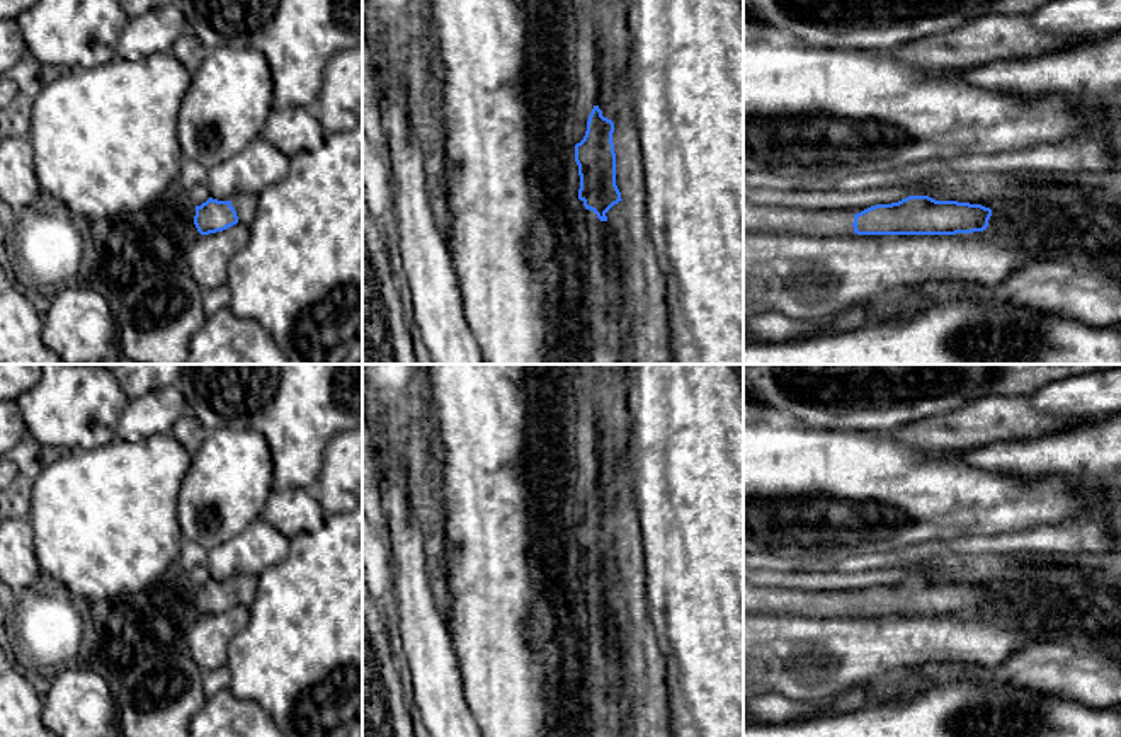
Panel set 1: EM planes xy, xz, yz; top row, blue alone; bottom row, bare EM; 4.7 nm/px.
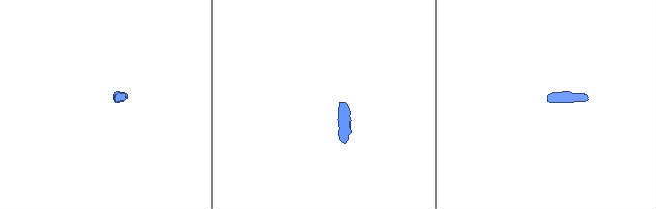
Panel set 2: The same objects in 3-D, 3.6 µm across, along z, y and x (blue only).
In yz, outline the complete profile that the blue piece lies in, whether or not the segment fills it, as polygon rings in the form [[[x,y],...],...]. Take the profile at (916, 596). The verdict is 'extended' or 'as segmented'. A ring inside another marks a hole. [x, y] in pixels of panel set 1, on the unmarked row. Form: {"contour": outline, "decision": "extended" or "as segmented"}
{"contour": [[[908,577],[857,596],[743,584],[743,611],[793,616],[956,616],[983,613],[992,591],[982,586]]], "decision": "extended"}

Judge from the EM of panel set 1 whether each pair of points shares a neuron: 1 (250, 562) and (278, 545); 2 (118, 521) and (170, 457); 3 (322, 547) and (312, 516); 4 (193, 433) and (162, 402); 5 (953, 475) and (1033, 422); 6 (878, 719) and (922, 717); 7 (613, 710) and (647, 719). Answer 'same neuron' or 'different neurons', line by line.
1: same neuron
2: same neuron
3: different neurons
4: different neurons
5: different neurons
6: same neuron
7: different neurons

